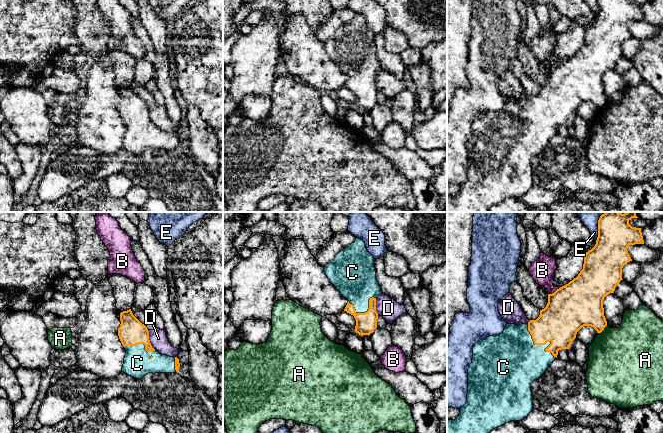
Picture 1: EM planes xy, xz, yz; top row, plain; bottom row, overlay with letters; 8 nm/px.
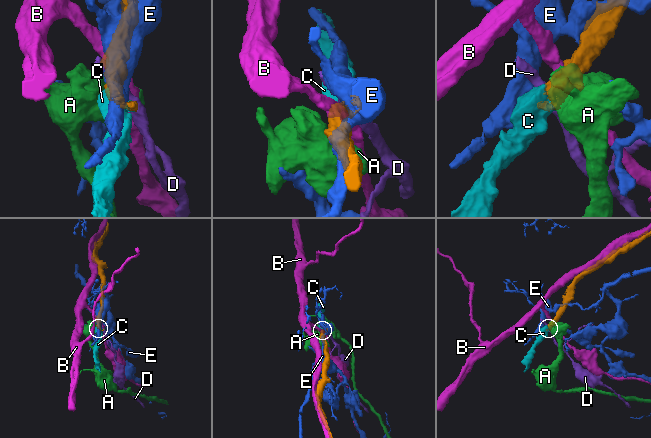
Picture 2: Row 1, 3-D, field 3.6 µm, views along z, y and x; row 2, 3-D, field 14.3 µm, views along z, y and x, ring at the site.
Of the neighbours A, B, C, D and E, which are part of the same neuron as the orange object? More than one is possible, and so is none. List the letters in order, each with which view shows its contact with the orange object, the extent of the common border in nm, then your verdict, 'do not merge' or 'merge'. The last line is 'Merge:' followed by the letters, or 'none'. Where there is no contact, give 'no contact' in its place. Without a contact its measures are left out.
A: yz | 100 nm | do not merge
B: yz | 110 nm | do not merge
C: yz | 360 nm | merge
D: xy | 170 nm | do not merge
E: yz | 240 nm | do not merge
Merge: C

